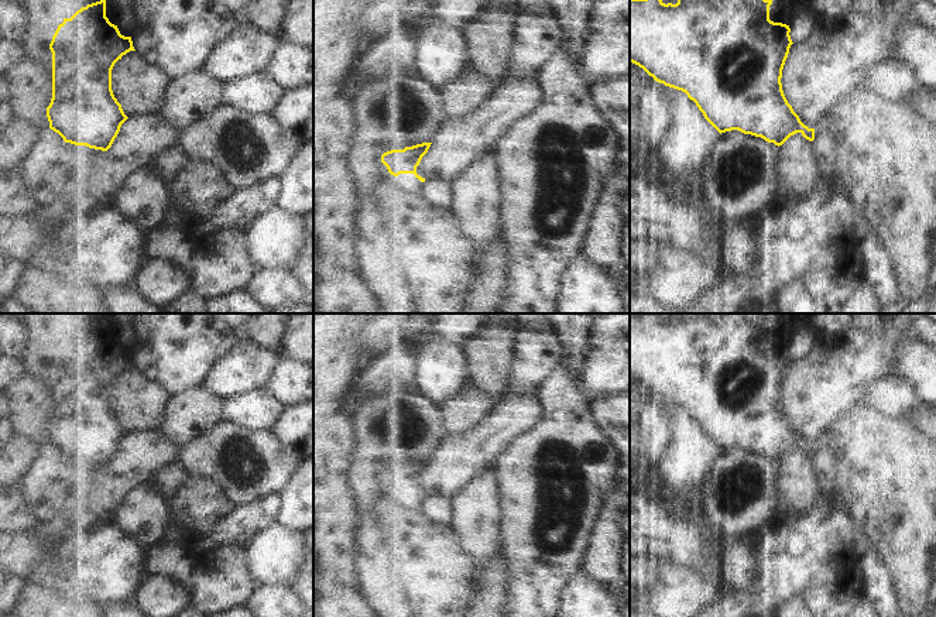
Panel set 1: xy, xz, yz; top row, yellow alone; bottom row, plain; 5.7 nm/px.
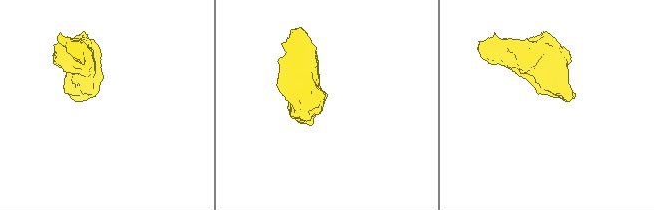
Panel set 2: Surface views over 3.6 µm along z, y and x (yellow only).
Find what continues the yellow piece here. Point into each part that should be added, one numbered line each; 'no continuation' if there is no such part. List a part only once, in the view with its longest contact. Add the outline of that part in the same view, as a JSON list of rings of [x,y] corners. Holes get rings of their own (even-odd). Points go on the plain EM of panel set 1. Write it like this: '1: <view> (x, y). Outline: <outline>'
1: xz (411, 494). Outline: [[[400,490],[398,494],[419,503],[421,497],[414,490]]]

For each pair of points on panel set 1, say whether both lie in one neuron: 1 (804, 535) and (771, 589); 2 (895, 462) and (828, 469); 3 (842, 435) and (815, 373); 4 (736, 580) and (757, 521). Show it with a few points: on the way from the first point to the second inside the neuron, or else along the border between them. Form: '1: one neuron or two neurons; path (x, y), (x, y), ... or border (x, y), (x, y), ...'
1: one neuron; path (804, 548), (788, 565), (782, 576)
2: two neurons; border (826, 435), (835, 469), (836, 489), (842, 500)
3: two neurons; border (860, 400), (849, 407), (825, 432)
4: two neurons; border (750, 538), (736, 538), (732, 541)

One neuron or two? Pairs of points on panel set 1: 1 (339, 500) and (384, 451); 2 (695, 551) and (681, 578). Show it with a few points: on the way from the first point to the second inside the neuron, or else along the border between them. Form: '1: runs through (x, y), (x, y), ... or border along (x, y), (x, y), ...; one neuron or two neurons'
1: border along (352, 455), (348, 484), (352, 490), (357, 520); two neurons
2: border along (658, 556), (695, 566); two neurons

